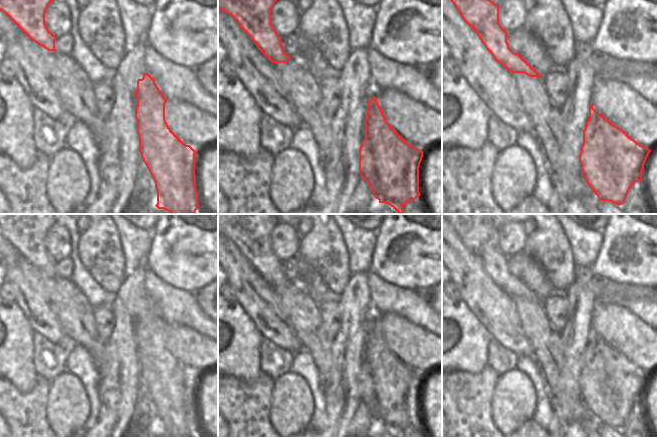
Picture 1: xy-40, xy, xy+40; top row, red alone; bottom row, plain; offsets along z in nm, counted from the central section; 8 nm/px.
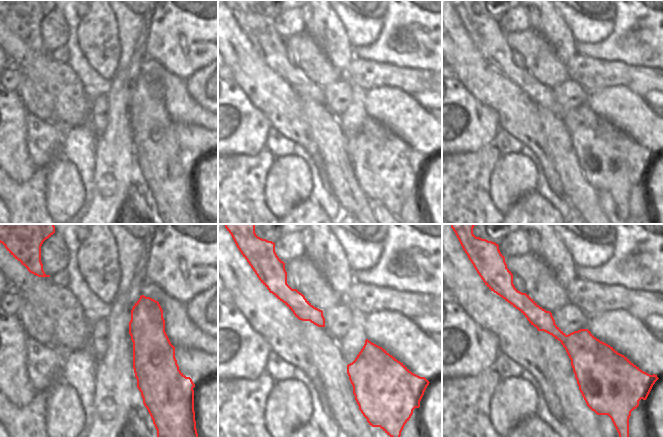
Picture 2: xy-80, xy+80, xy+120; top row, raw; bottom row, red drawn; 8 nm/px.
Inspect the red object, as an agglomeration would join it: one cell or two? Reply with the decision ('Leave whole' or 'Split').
Split

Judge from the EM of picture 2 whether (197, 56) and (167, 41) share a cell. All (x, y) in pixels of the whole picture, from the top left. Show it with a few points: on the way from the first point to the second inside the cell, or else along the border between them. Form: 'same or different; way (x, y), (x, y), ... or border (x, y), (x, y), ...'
same; way (190, 49), (182, 41), (174, 41)

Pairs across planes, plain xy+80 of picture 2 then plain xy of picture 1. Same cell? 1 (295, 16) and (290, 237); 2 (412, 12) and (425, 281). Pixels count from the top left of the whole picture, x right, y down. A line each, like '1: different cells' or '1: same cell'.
1: same cell
2: same cell

